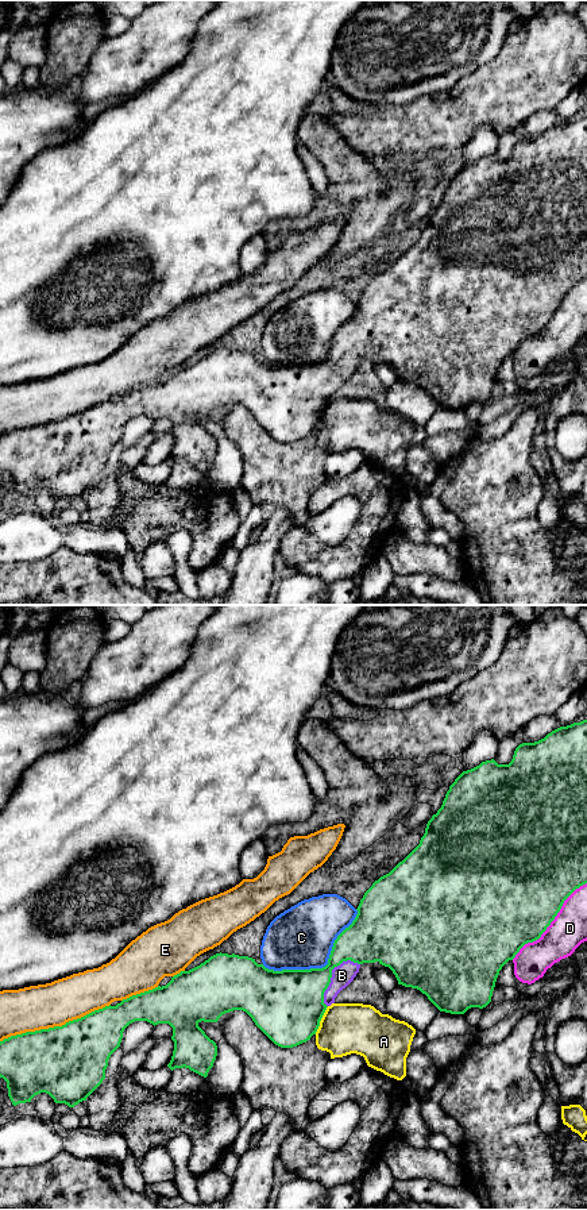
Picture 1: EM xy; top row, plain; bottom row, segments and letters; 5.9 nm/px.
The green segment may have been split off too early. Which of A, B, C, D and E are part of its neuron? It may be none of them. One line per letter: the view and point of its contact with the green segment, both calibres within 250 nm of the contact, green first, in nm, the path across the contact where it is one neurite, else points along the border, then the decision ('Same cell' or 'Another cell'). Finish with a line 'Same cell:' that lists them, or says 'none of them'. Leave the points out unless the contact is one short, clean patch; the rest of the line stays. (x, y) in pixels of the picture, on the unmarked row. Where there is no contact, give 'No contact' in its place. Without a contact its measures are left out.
A: Touches green at xy (320, 415). Thickness 420 nm (green) against 300 nm. Another cell
B: Touches green at xy (331, 370). Thickness 340 nm (green) against 130 nm. Same cell
C: Touches green at xy (323, 362). Thickness 360 nm (green) against 380 nm. Another cell
D: Touches green at xy (551, 316). Thickness 500 nm (green) against 220 nm. Another cell
E: Touches green at xy (54, 422). Thickness 440 nm (green) against 260 nm. Another cell
Same cell: B

